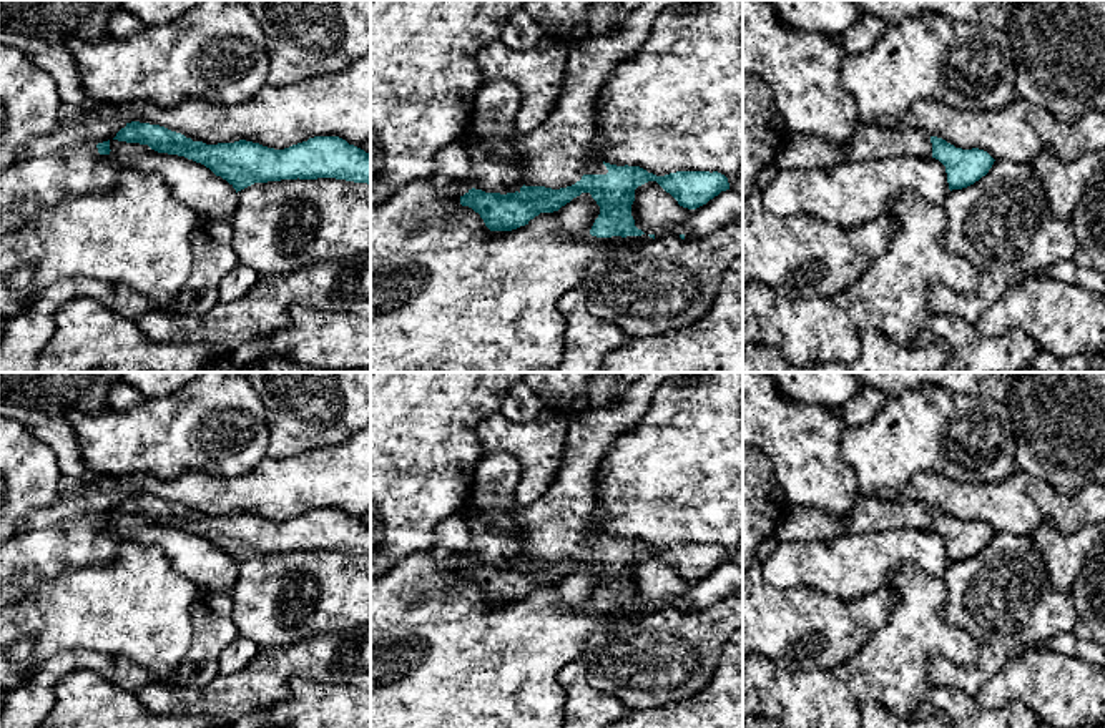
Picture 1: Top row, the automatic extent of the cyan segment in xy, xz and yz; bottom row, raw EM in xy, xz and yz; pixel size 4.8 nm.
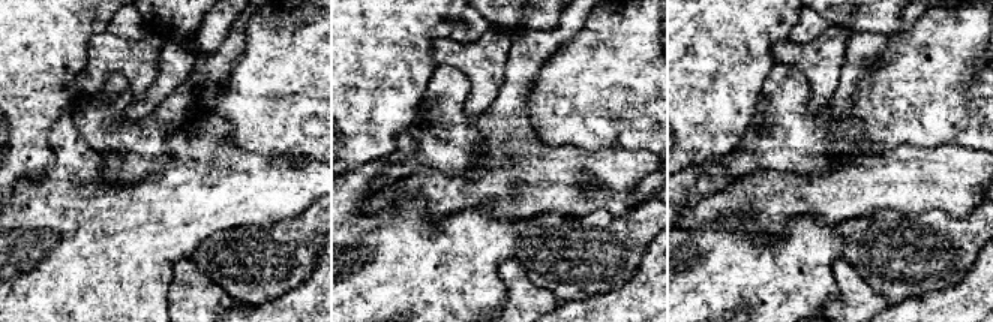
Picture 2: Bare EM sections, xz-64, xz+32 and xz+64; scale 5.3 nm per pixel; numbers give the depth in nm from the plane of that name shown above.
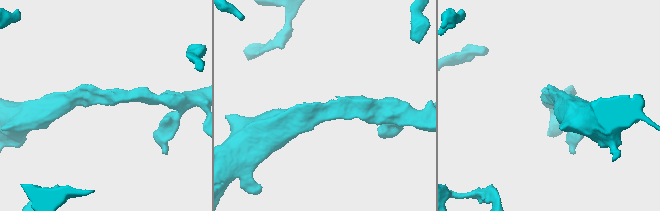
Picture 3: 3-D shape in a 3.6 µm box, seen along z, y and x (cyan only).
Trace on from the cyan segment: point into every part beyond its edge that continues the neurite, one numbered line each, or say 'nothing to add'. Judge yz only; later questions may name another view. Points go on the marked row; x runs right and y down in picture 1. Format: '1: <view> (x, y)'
1: yz (871, 142)

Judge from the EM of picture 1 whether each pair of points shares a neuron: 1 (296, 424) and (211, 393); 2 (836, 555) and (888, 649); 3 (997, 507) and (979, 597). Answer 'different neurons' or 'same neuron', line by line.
1: different neurons
2: different neurons
3: different neurons

